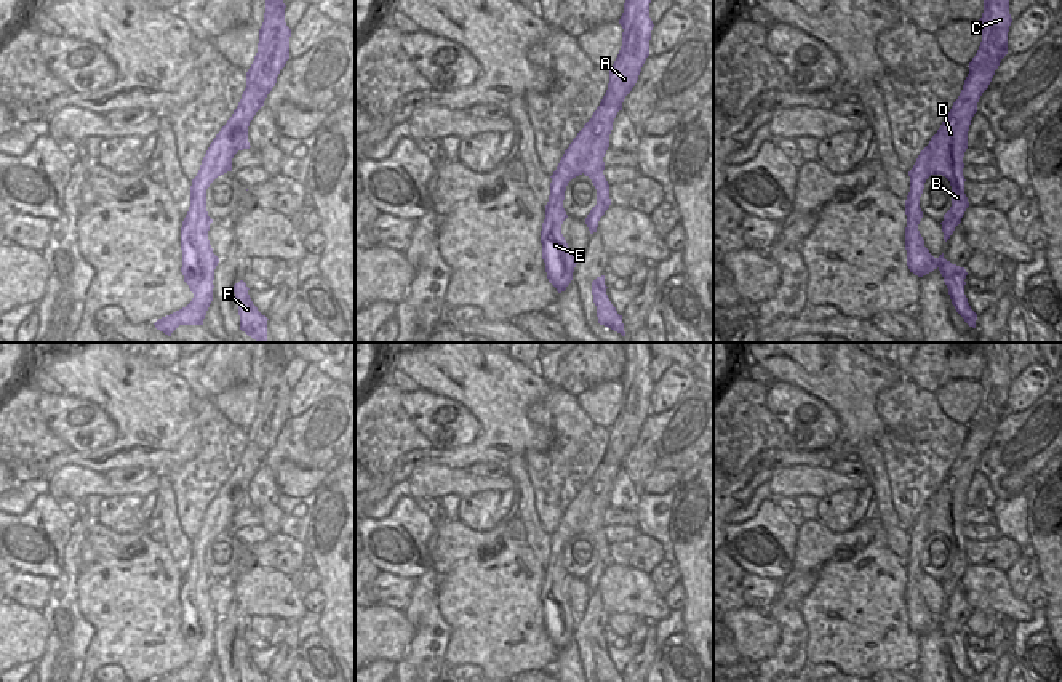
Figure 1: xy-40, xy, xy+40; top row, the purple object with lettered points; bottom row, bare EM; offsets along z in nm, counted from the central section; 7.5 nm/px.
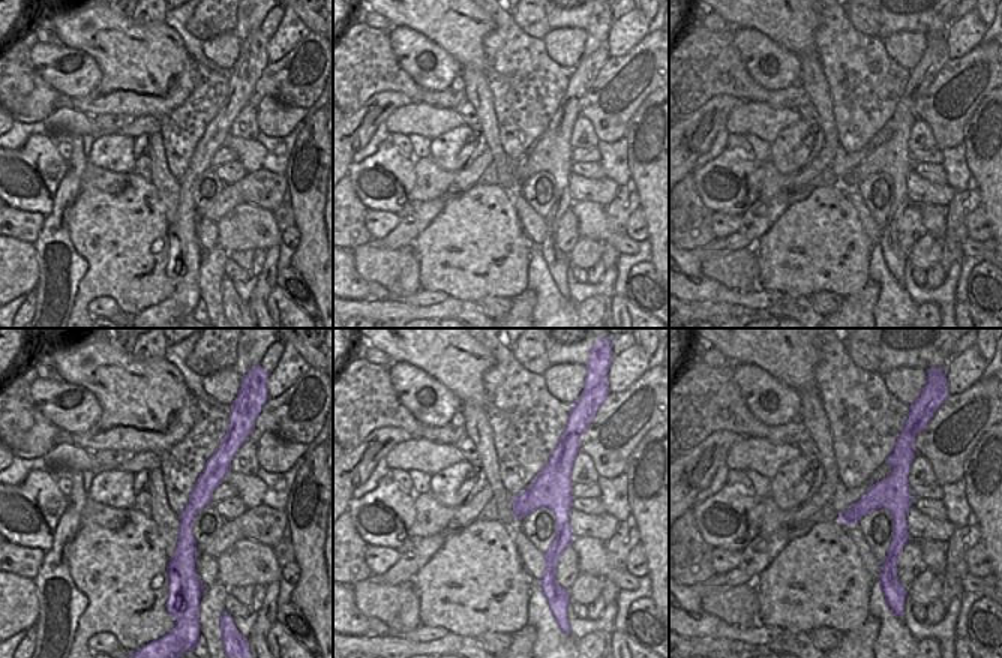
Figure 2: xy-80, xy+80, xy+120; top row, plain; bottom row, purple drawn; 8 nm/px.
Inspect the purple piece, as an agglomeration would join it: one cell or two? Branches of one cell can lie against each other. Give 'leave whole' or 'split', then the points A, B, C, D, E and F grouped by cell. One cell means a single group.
split | A C E / B D F

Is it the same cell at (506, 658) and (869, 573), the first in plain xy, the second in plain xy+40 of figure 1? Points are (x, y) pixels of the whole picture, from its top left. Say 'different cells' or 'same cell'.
same cell

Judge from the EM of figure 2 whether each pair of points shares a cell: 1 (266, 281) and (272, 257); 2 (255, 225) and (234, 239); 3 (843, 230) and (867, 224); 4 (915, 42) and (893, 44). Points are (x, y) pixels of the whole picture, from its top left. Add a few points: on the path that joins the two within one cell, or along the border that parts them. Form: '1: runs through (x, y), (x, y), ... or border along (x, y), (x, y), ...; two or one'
1: runs through (270, 275), (270, 263); one
2: runs through (251, 227), (246, 227), (239, 234); one
3: border along (846, 192), (861, 230), (873, 245); two
4: runs through (909, 44), (899, 44); one

